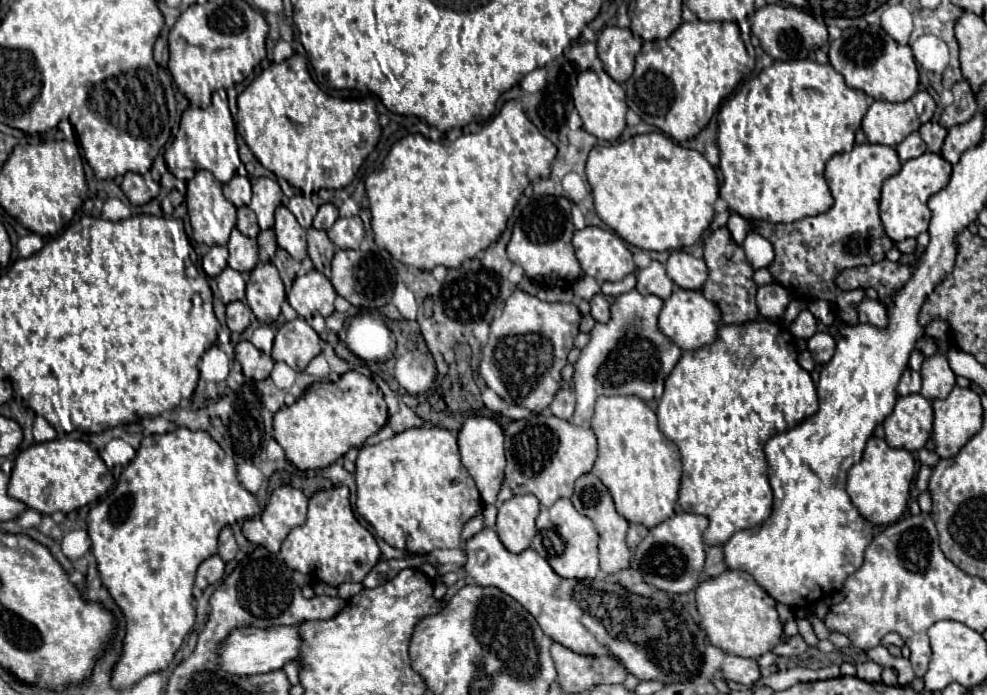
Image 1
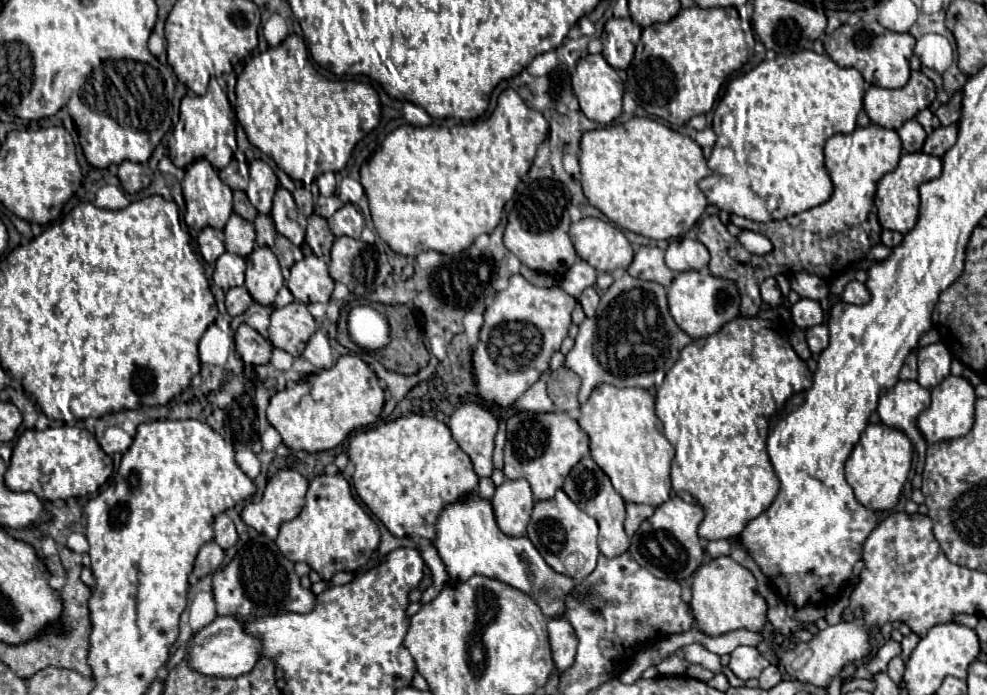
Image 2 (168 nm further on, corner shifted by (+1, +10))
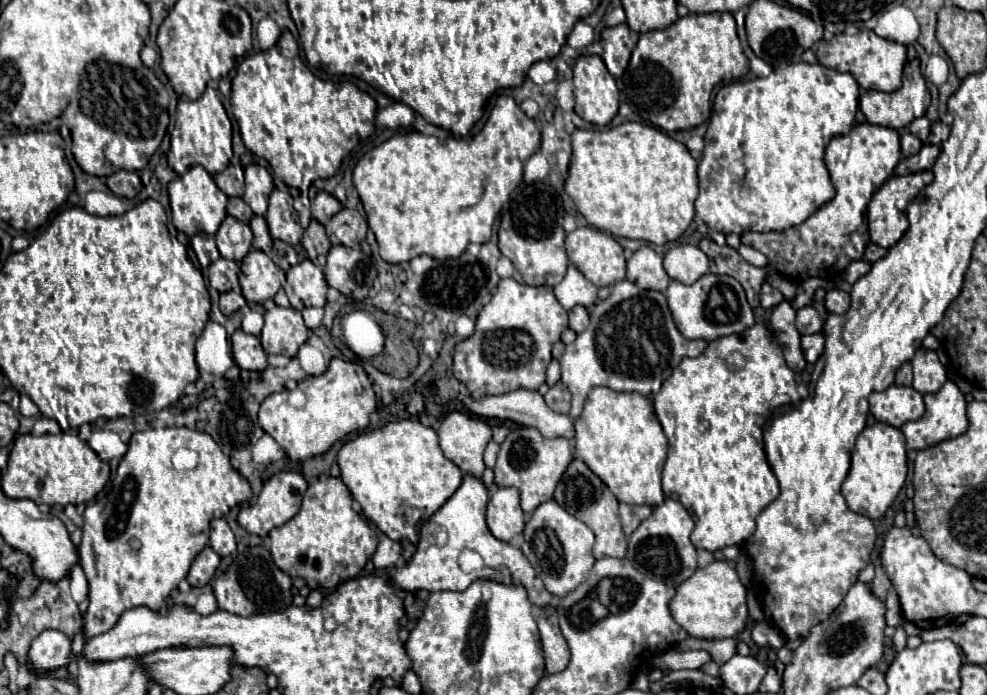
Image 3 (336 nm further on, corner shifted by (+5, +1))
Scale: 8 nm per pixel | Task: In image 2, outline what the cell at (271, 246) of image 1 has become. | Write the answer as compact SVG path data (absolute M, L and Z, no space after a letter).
M257 216L255 218L255 232L257 232L257 244L259 246L274 246L275 243L275 224L271 220L271 216Z

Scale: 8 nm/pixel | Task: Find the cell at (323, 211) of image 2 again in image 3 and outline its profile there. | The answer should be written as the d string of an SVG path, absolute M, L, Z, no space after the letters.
M321 191L321 193L317 193L311 209L313 209L313 217L317 221L321 221L321 225L329 225L331 217L341 211L341 203L333 195Z

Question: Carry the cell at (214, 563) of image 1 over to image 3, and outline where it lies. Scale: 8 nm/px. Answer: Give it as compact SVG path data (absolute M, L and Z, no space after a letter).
M205 547L193 561L191 569L189 569L189 575L187 575L187 581L193 585L193 587L205 587L211 577L215 575L219 567L219 555L211 549L211 547Z

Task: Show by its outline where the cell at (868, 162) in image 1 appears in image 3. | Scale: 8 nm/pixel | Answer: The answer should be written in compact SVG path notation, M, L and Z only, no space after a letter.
M859 123L847 135L833 137L825 151L825 163L837 191L835 197L797 227L769 233L743 233L743 245L761 251L769 259L769 265L773 263L777 267L775 273L781 273L795 283L801 283L809 277L821 277L827 281L837 279L851 261L863 257L863 251L869 243L865 219L867 203L873 193L893 175L899 159L901 145L899 133L895 129Z

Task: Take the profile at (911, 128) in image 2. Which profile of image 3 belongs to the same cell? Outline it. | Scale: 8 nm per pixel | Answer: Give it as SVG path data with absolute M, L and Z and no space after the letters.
M903 133L901 135L901 153L903 153L903 157L911 157L921 147L923 147L923 143L913 133Z

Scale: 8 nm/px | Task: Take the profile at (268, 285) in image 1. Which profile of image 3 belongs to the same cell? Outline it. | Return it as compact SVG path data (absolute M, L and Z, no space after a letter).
M251 249L241 261L239 283L243 289L243 297L249 303L263 303L267 299L273 299L273 295L281 289L279 267L267 253Z

